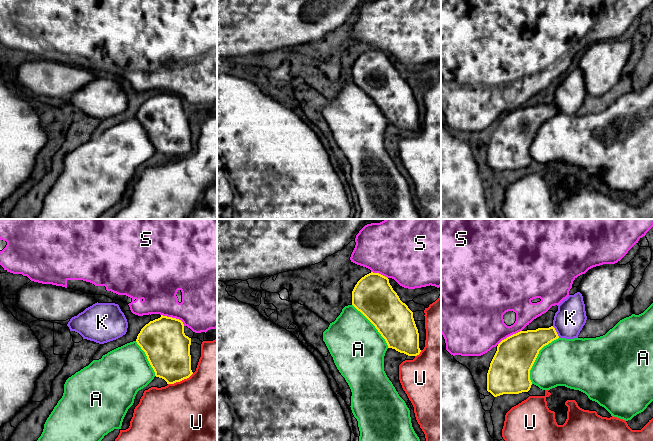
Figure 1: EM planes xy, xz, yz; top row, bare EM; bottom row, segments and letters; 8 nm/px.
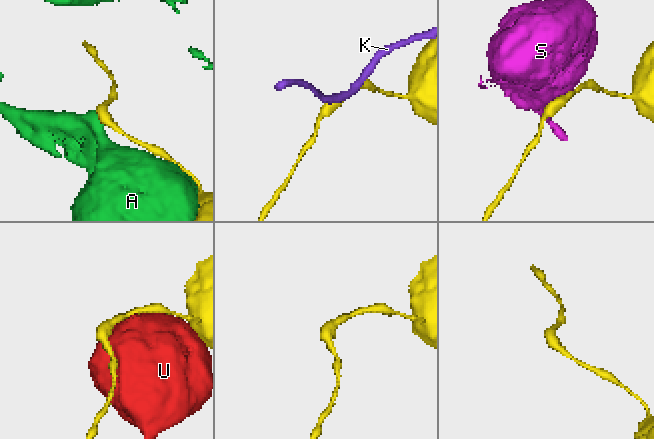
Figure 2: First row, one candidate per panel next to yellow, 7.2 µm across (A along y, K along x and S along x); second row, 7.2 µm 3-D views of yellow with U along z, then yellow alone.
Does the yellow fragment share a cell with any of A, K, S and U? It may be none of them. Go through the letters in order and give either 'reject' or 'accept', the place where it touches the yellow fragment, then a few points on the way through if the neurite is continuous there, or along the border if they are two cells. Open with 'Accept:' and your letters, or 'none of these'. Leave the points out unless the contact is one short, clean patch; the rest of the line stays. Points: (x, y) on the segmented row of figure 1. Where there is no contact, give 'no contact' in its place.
Accept: none of these
A: reject; meets yellow in yz at (536, 357)
K: reject; meets yellow in yz at (556, 332)
S: reject; meets yellow in xy at (173, 318)
U: reject; meets yellow in xy at (180, 380)

